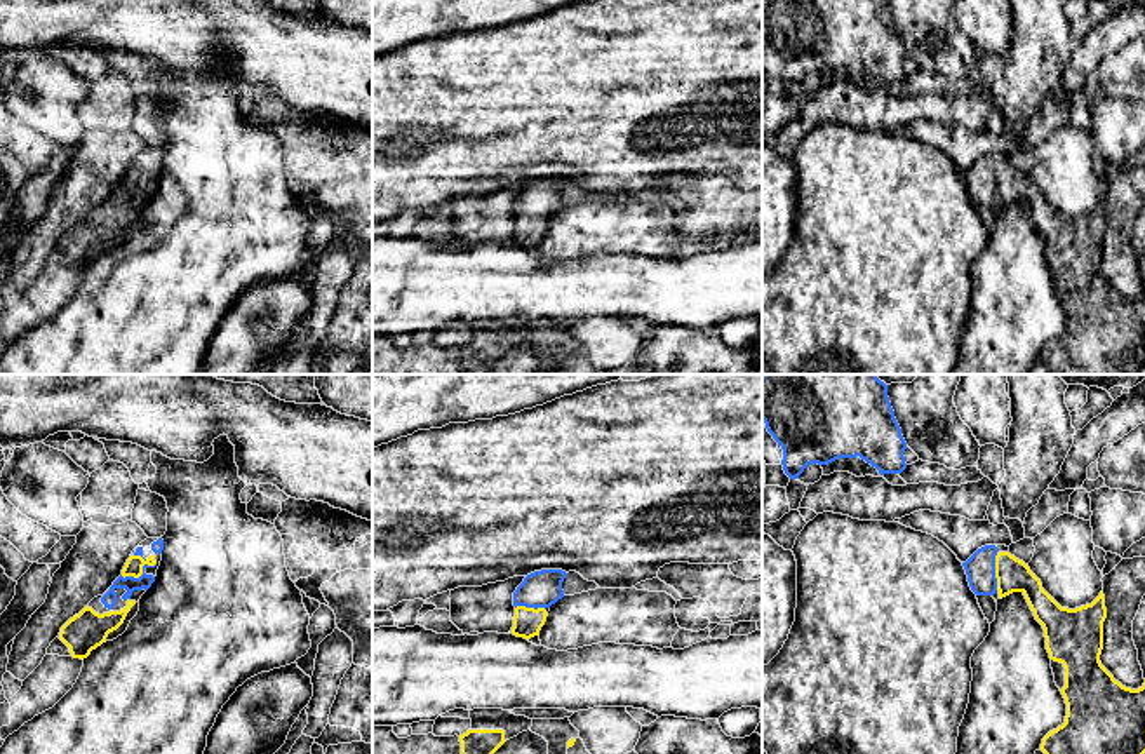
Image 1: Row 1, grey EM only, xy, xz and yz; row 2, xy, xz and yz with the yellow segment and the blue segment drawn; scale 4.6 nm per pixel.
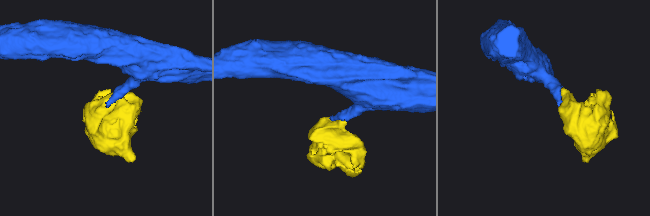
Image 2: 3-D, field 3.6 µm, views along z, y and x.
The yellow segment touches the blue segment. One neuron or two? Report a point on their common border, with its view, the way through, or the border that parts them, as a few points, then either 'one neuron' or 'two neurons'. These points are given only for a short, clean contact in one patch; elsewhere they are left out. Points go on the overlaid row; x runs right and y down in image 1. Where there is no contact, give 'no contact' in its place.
contact xy (140, 575); one neuron

